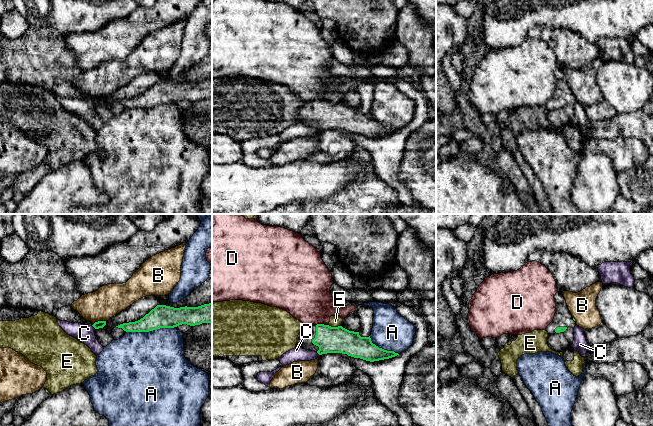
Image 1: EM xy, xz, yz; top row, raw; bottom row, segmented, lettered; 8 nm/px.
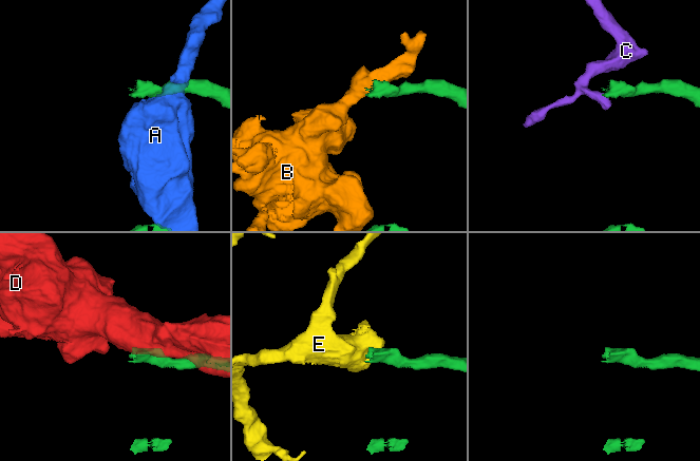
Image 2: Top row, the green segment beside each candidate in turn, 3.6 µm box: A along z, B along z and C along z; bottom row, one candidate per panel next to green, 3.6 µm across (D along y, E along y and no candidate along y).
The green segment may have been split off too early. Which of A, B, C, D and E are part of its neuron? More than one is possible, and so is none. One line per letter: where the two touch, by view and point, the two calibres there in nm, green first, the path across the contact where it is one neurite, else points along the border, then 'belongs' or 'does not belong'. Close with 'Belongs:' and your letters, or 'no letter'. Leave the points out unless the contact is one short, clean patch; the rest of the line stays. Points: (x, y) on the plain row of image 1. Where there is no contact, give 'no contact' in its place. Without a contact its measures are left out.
A: contact xy (151, 106); calibres 190 and 480 nm; does not belong
B: contact xy (99, 97); calibres 60 and 260 nm; border xy (105, 96), (99, 96), (93, 100); does not belong
C: contact xy (94, 103); calibres 60 and 140 nm; border xy (92, 101), (95, 104); does not belong
D: contact xz (321, 100); calibres 220 and 380 nm; border xz (327, 100), (316, 101); does not belong
E: contact xz (334, 103); calibres 220 and 90 nm; border xz (328, 100), (340, 102); does not belong
Belongs: no letter

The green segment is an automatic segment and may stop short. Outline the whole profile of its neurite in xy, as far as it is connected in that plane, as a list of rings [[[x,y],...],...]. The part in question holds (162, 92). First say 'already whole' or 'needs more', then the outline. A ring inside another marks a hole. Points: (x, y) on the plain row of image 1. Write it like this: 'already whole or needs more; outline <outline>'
already whole; outline [[[212,79],[180,84],[157,81],[140,96],[116,103],[126,108],[149,108],[160,104],[174,104],[182,100],[195,102],[202,99],[212,99]]]

